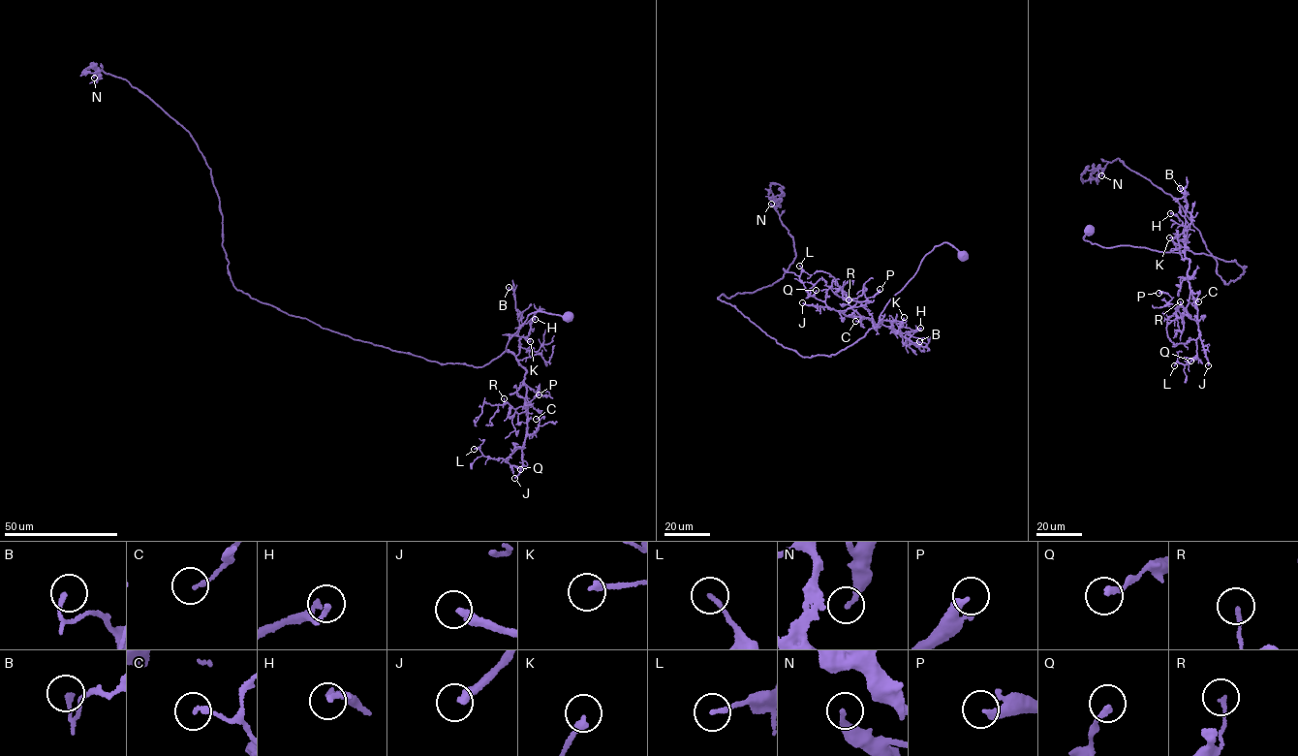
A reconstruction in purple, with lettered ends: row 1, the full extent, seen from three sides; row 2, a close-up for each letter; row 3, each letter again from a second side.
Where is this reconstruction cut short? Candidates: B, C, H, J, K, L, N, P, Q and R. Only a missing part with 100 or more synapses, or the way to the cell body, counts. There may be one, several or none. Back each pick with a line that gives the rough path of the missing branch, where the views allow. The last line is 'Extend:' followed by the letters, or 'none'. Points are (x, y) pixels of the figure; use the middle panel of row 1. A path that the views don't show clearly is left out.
J: missing branch runs (802, 302), (790, 294), (768, 288), (752, 275), (739, 276), (727, 284), (699, 278)
Extend: J

